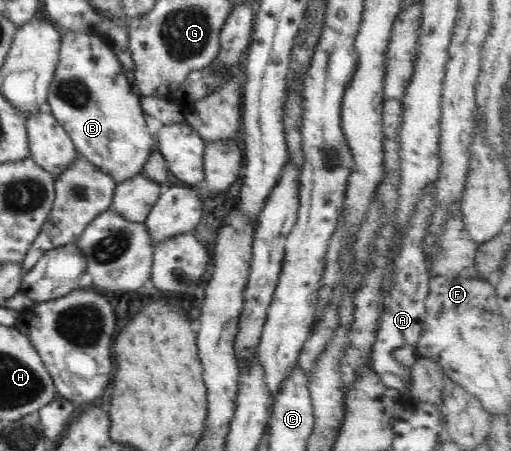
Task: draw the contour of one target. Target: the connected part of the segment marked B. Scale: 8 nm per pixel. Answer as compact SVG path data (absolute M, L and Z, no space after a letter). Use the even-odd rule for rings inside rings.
M66 30L60 38L59 57L52 83L48 86L47 106L70 136L77 153L99 170L110 174L116 180L116 185L140 174L152 150L156 149L157 141L148 131L140 97L132 92L132 85L126 78L126 70L120 64L116 51L110 47L110 42L104 41L98 34Z

